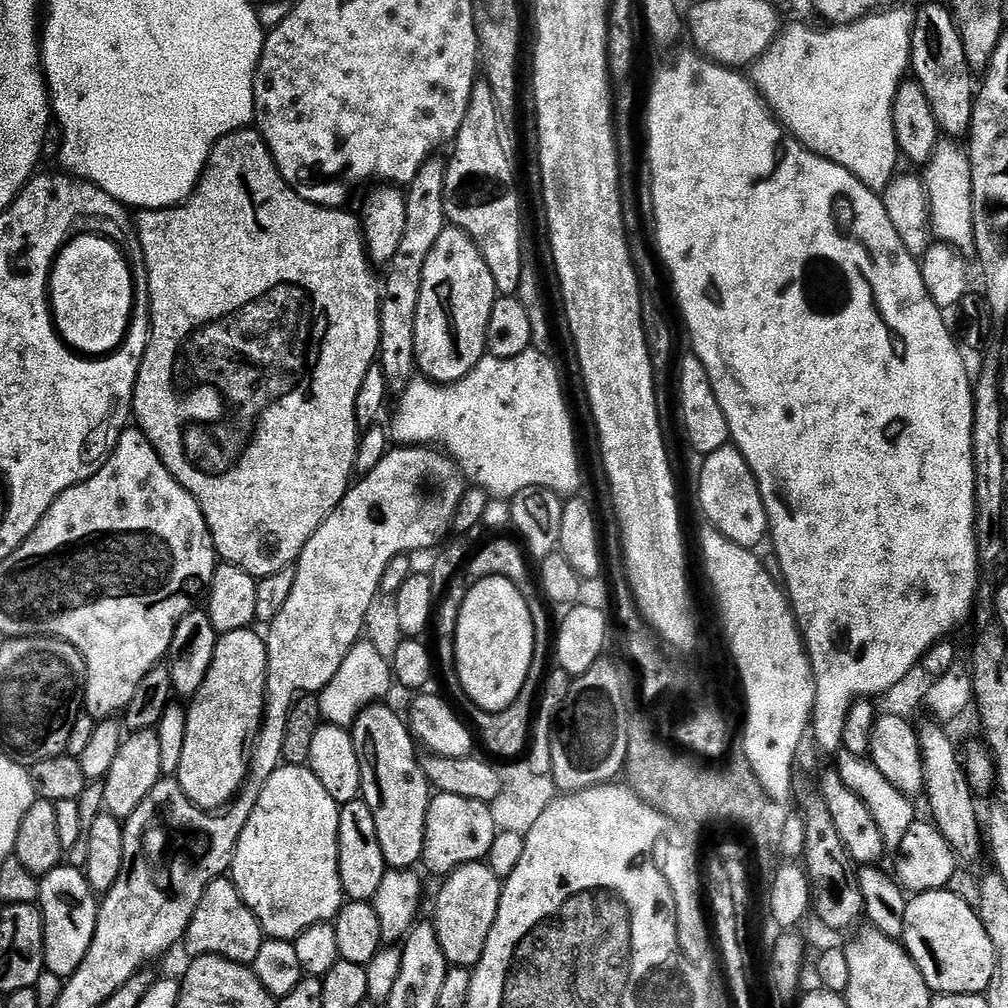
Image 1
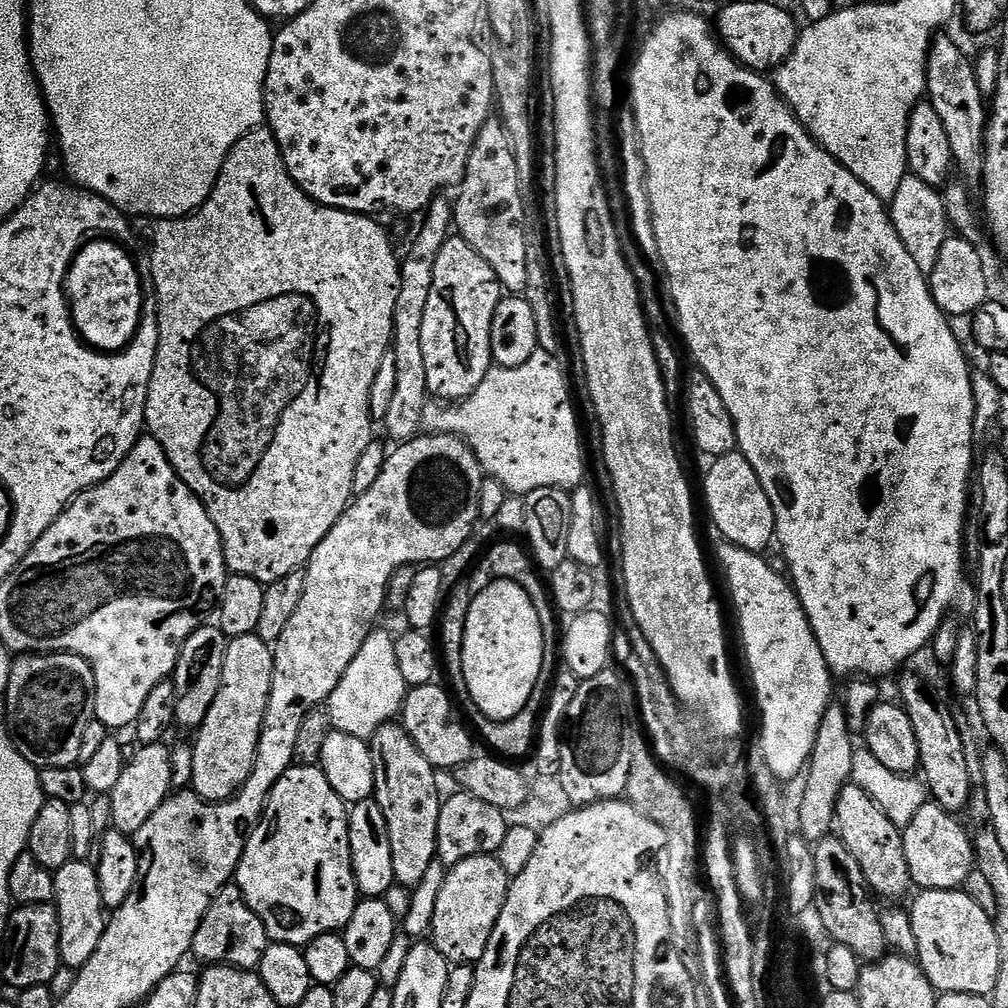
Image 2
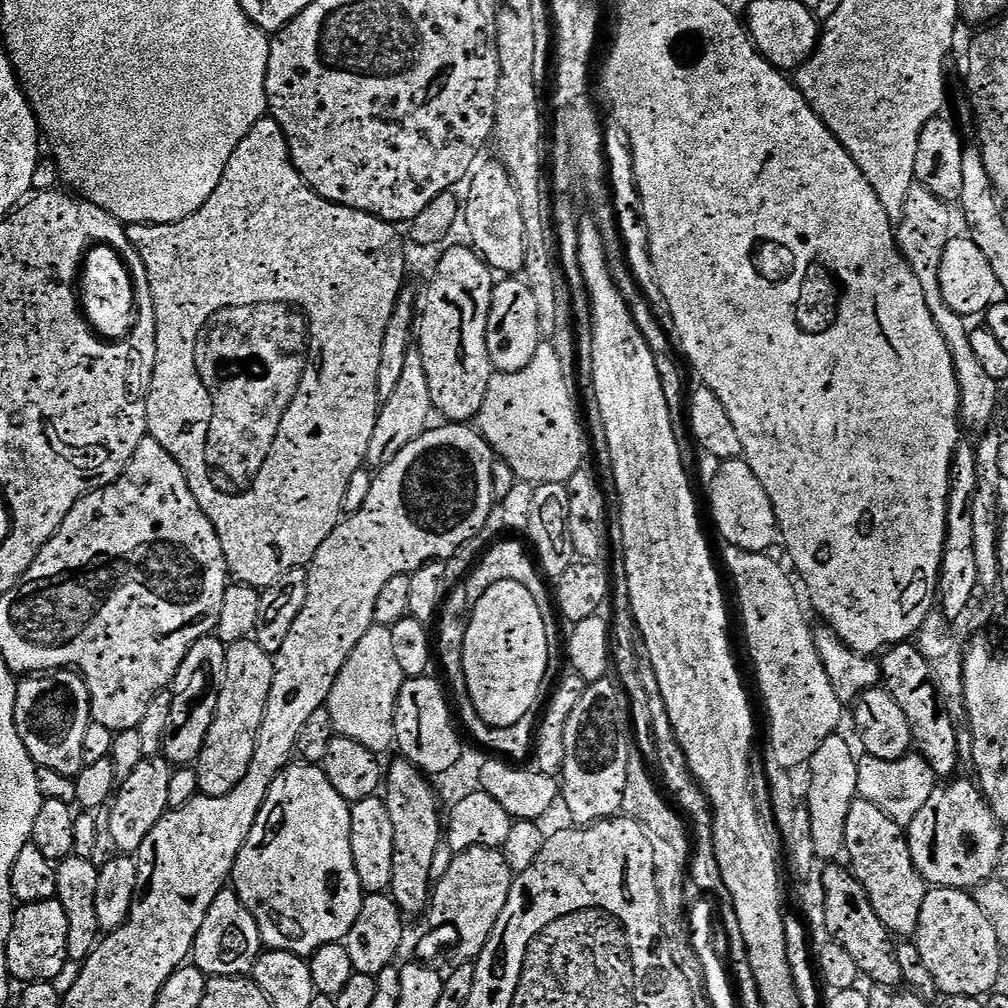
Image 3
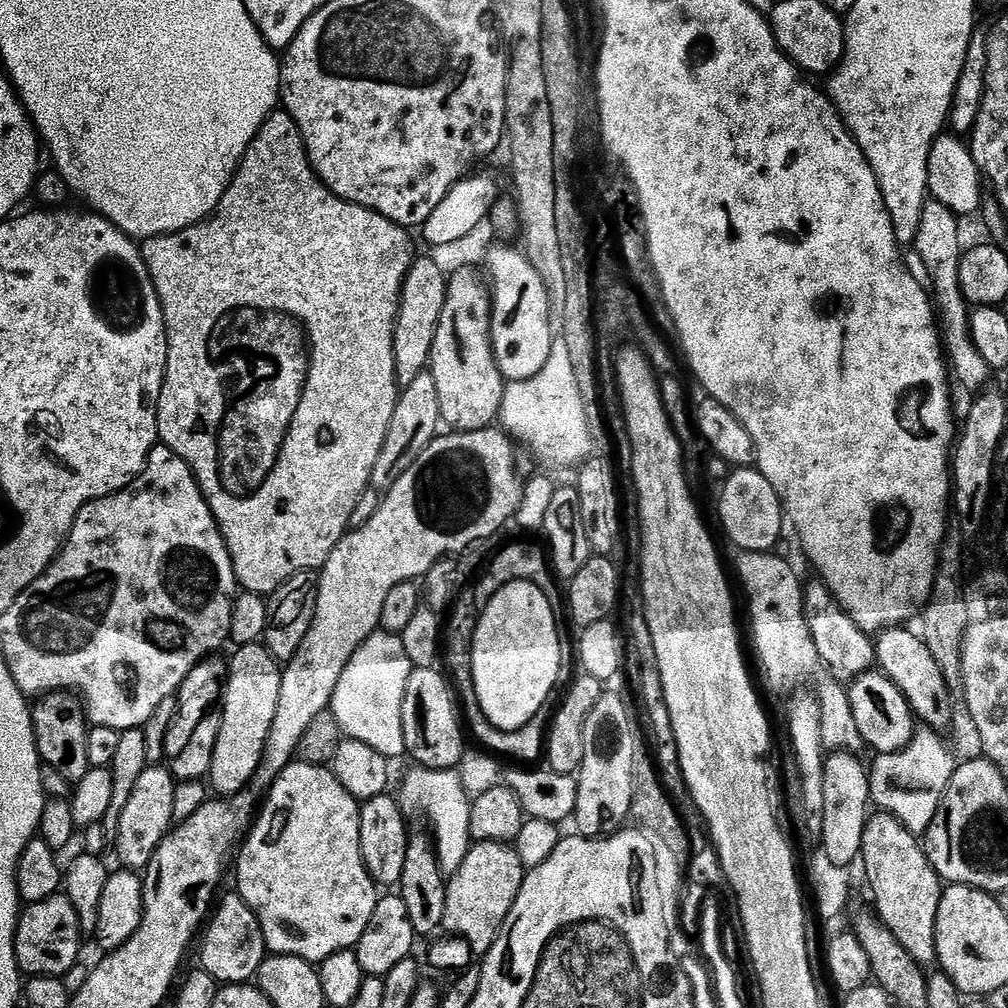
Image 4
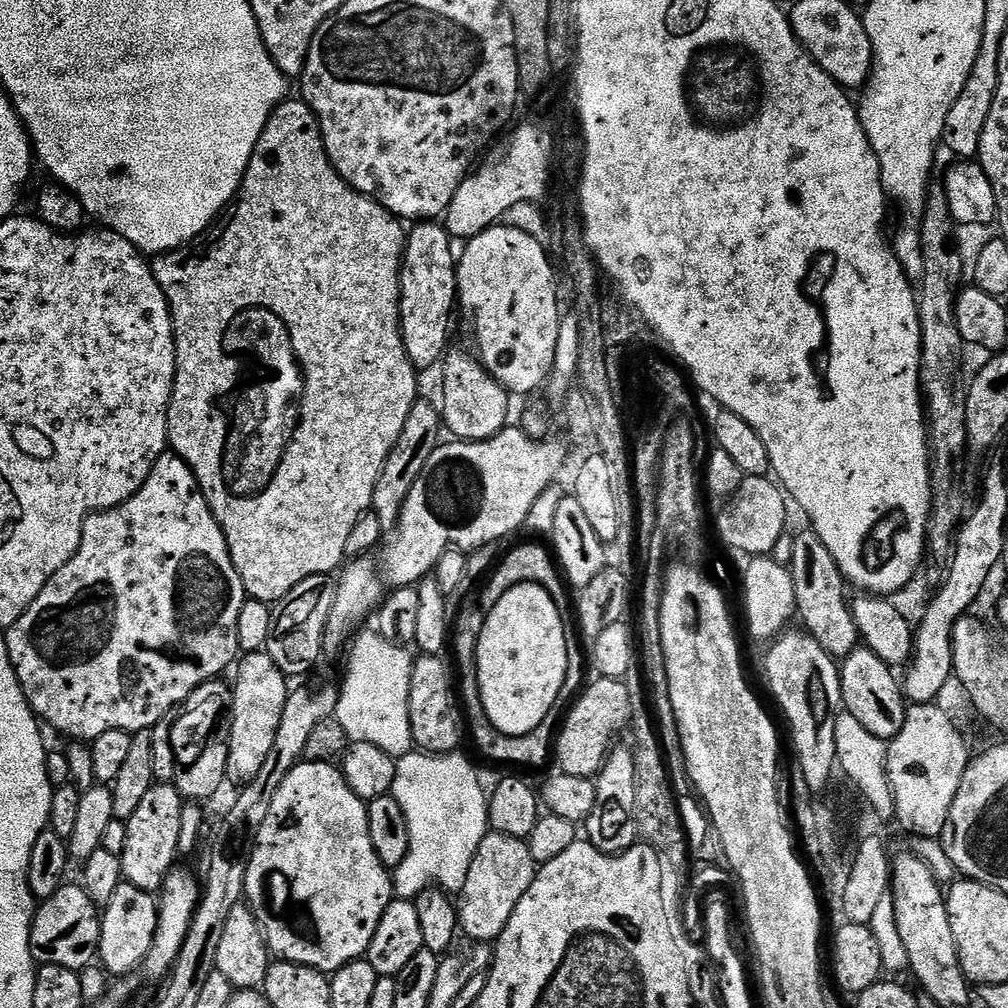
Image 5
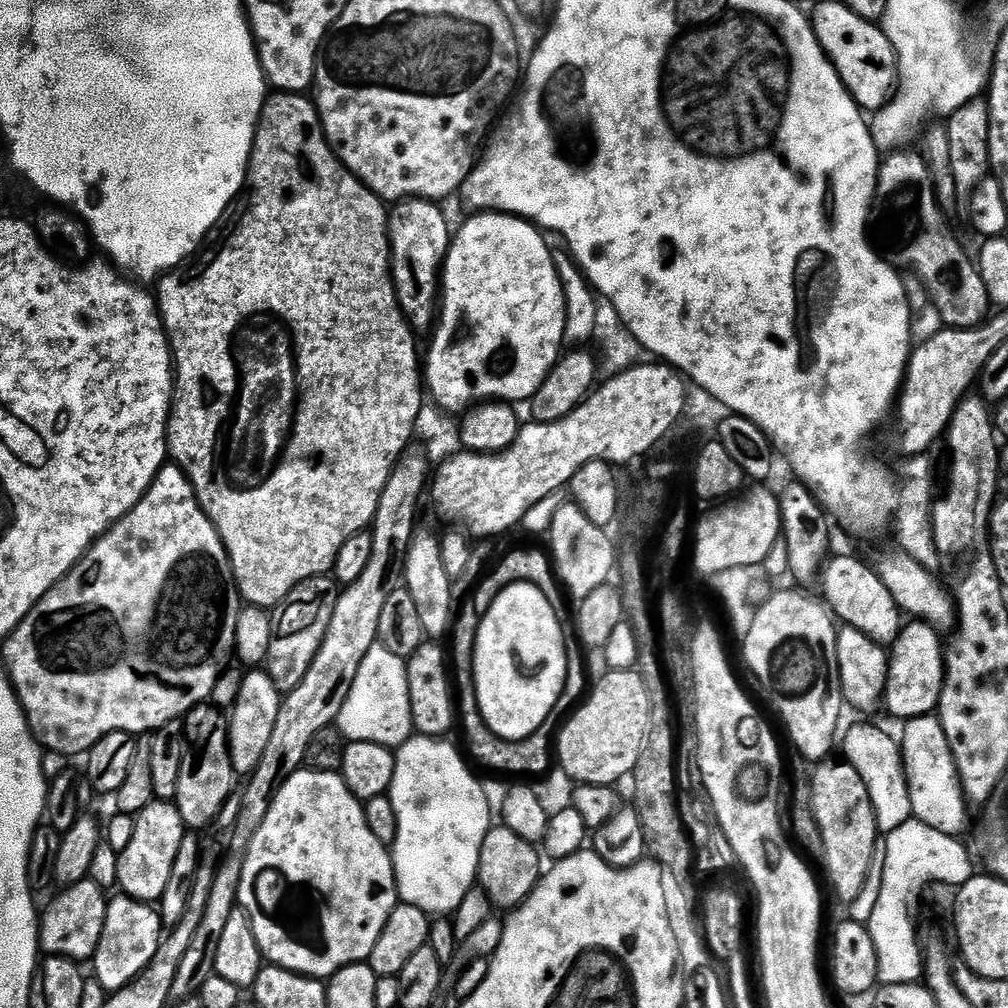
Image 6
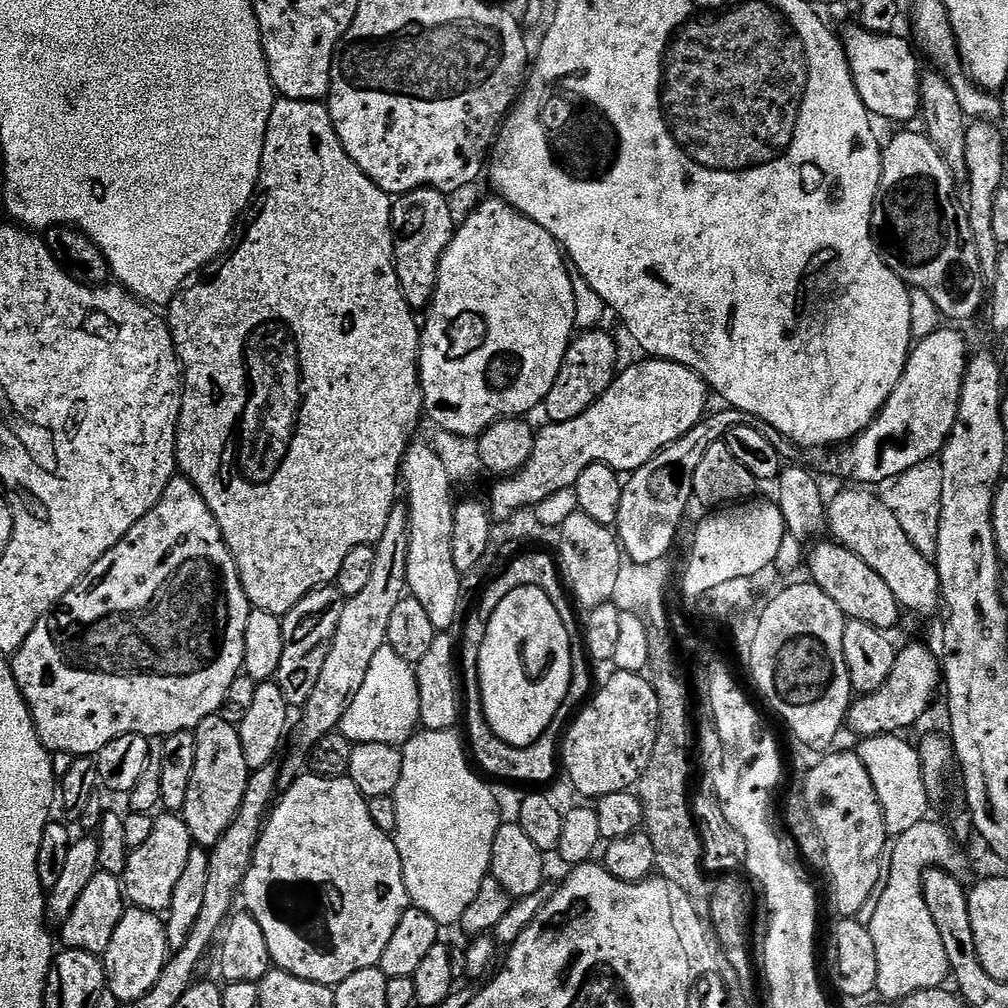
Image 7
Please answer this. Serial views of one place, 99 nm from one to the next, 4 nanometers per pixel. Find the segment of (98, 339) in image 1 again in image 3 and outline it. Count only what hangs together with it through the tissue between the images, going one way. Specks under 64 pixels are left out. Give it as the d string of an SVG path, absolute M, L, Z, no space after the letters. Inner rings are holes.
M93 245L85 256L80 275L80 301L85 319L98 336L110 342L118 342L125 339L124 336L130 336L138 318L134 282L120 256L121 253L117 249L108 245Z

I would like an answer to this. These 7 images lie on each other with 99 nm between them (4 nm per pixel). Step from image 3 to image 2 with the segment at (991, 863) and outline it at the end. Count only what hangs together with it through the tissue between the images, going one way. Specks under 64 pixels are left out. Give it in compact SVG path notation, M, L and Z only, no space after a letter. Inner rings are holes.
M927 802L913 816L913 820L903 829L906 866L912 875L913 885L920 890L956 890L967 885L968 877L977 863L973 837L959 824L957 817L948 812L941 804Z

